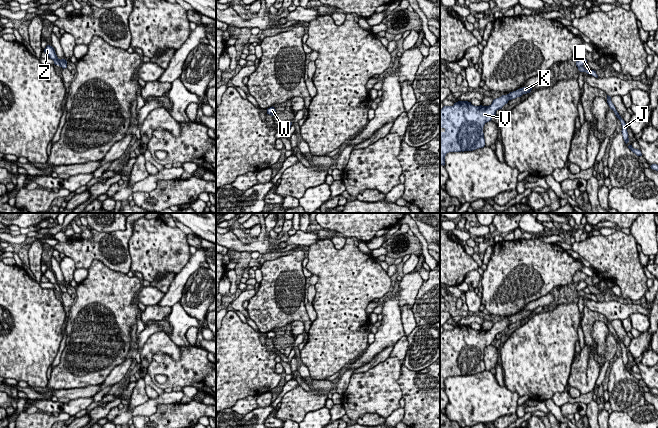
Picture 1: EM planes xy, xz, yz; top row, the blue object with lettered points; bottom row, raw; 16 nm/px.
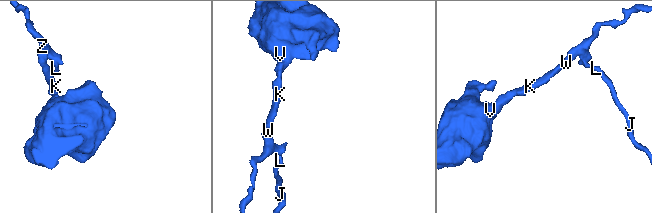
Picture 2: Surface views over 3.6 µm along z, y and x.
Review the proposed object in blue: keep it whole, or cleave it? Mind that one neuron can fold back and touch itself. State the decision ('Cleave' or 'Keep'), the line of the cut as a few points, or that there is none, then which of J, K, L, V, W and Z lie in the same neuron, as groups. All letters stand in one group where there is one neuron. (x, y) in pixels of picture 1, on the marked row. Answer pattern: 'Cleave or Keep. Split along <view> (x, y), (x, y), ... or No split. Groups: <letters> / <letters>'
Cleave. Split along yz (582, 65), (578, 67). Groups: J L / K V W Z

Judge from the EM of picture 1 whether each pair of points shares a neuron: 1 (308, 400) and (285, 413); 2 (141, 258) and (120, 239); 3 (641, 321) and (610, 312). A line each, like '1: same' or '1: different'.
1: same
2: different
3: different

